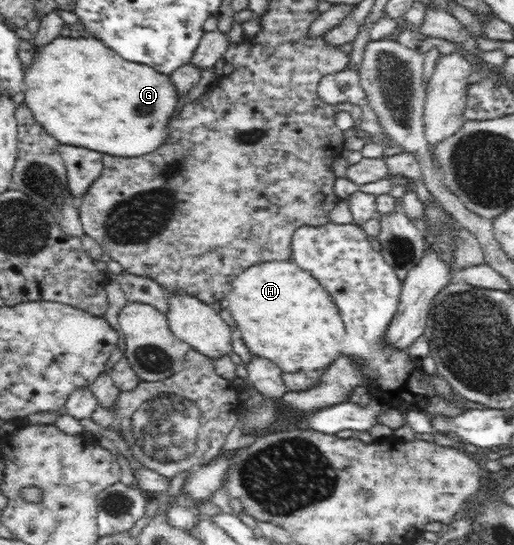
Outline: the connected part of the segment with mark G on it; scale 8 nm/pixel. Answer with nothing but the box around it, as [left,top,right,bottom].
[25,37,179,156]

